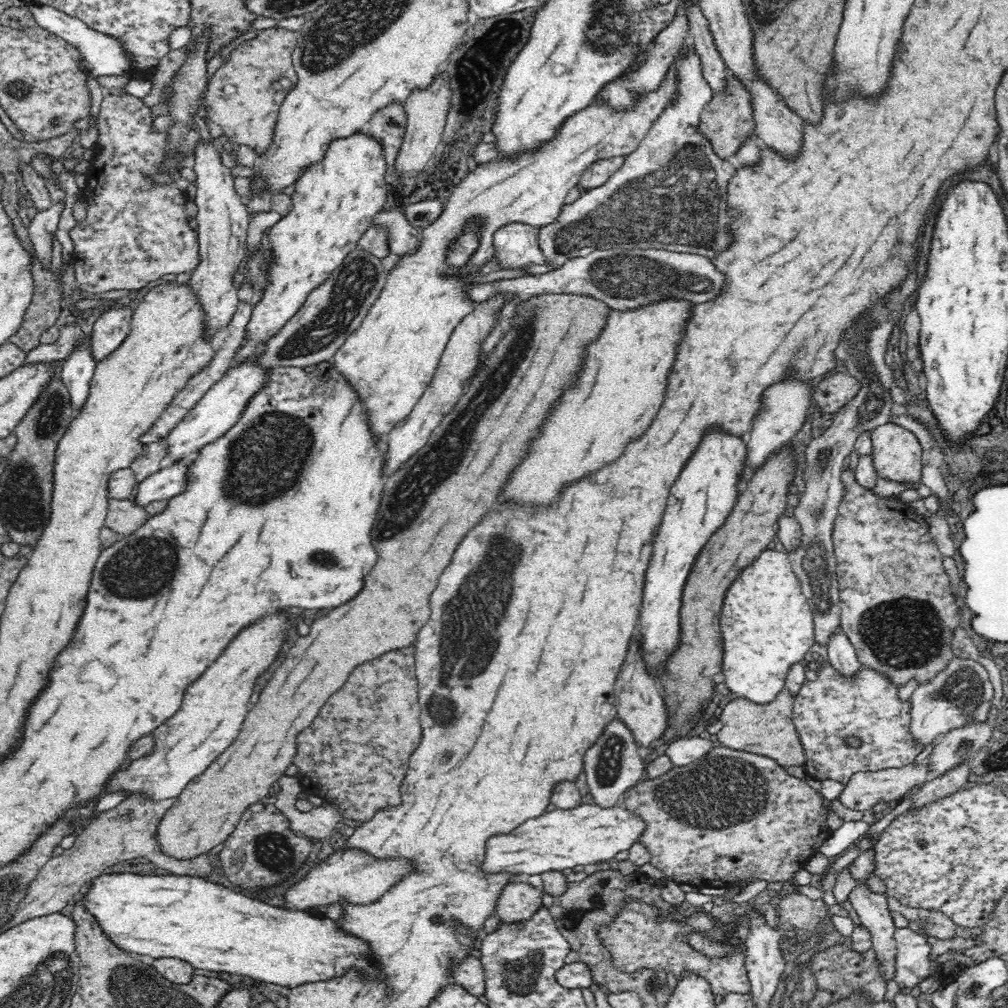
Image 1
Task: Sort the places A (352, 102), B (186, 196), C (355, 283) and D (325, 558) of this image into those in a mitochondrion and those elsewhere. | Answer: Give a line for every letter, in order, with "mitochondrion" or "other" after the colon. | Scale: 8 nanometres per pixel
A: other
B: other
C: mitochondrion
D: mitochondrion

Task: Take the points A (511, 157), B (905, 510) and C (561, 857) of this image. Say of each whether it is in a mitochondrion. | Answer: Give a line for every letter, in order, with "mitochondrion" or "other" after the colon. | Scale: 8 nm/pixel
A: other
B: other
C: other

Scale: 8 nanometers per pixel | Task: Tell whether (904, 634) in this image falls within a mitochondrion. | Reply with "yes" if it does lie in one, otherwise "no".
yes

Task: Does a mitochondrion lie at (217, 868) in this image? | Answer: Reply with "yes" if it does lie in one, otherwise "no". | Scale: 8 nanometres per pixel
no

